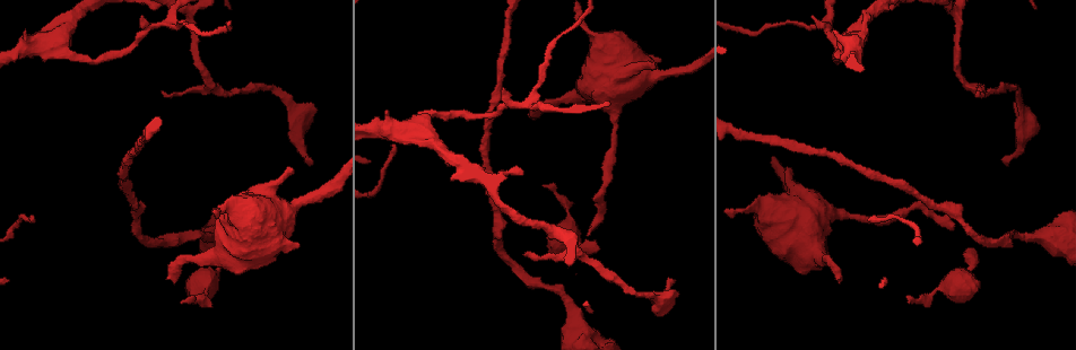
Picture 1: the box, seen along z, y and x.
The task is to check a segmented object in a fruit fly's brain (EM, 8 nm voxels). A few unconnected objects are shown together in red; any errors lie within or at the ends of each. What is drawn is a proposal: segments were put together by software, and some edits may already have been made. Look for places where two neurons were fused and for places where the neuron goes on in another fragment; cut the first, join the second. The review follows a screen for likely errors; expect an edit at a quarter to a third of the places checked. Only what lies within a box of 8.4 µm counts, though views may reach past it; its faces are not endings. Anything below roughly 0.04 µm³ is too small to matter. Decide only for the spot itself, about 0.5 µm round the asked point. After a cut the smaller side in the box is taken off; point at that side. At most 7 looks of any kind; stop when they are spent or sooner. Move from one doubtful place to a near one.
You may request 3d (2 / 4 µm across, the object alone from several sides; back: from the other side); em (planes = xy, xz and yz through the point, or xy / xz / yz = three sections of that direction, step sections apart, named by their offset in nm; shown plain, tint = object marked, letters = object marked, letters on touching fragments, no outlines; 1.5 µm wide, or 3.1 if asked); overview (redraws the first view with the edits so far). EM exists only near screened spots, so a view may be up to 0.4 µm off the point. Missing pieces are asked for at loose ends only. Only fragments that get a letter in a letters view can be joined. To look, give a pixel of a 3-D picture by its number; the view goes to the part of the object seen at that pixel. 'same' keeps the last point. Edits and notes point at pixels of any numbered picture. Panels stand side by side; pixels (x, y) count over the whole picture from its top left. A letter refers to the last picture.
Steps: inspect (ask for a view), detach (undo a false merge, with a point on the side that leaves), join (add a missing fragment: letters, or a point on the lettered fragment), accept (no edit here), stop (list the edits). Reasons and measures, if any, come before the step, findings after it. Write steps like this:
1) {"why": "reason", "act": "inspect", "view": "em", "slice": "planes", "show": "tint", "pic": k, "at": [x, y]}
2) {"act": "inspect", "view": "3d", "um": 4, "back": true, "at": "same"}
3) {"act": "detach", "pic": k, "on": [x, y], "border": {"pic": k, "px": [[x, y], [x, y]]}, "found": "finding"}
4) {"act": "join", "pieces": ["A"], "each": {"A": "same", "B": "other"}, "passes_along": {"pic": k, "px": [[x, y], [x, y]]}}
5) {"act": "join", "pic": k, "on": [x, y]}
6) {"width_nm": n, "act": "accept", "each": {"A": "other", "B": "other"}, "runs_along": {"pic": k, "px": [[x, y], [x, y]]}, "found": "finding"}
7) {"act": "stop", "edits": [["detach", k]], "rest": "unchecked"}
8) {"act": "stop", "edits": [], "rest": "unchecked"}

{"why": "long arm stops here", "act": "inspect", "view": "em", "slice": "planes", "show": "plain", "pic": 1, "at": [311, 161]}

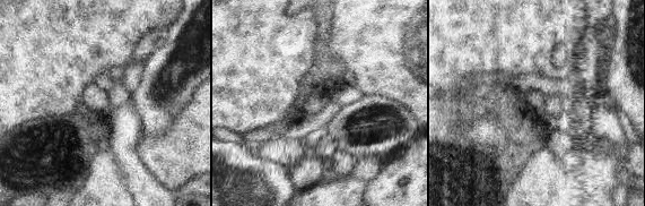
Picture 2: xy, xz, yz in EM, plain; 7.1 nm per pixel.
{"act": "inspect", "view": "em", "slice": "planes", "show": "letters", "at": "same"}

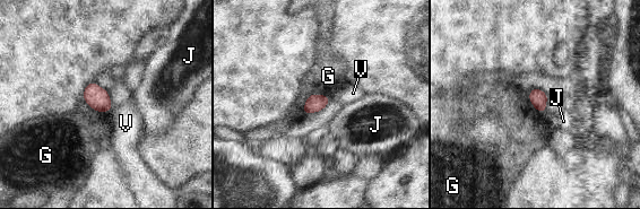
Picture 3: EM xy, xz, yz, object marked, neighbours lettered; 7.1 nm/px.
{"act": "accept", "each": {"G": "other", "J": "other", "V": "other"}, "border": {"pic": 3, "px": [[329, 97], [311, 94], [301, 113]]}, "found": "none of them fits"}

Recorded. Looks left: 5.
{"why": "free end", "act": "inspect", "view": "em", "slice": "yz", "step": 8, "show": "letters", "pic": 1, "at": [838, 279]}

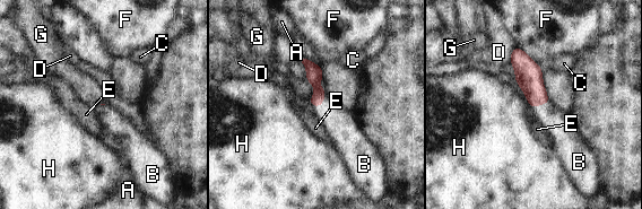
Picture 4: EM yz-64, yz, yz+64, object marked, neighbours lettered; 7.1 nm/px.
{"act": "inspect", "view": "em", "slice": "planes", "show": "letters", "at": "same"}

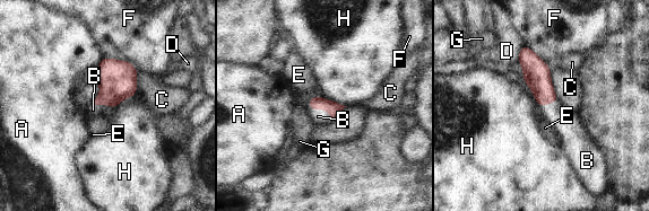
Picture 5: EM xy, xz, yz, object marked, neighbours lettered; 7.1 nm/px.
{"width_nm": 100, "act": "join", "pieces": ["B"], "each": {"A": "other", "B": "same", "C": "other", "D": "other", "E": "other", "F": "other", "G": "other", "H": "other"}, "passes_along": {"pic": 5, "px": [[316, 103], [321, 108], [318, 116]]}, "found": "it goes on there"}

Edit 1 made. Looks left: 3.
{"act": "inspect", "view": "overview"}

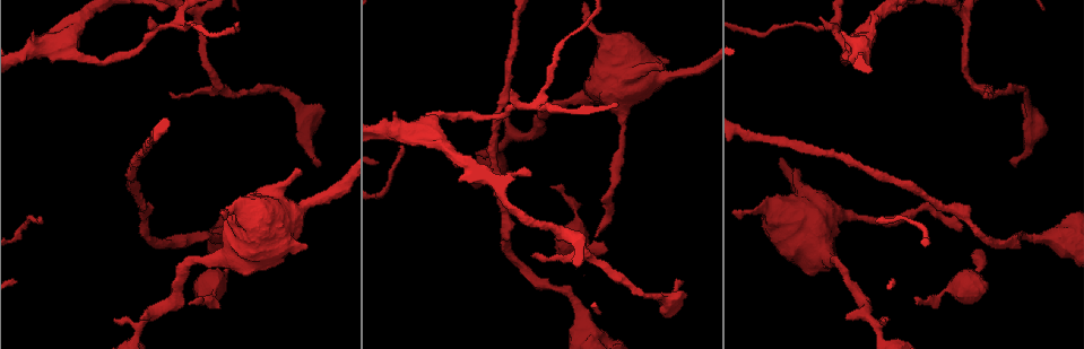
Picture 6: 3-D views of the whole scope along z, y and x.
{"why": "free end", "act": "inspect", "view": "3d", "um": 4, "pic": 6, "at": [915, 303]}

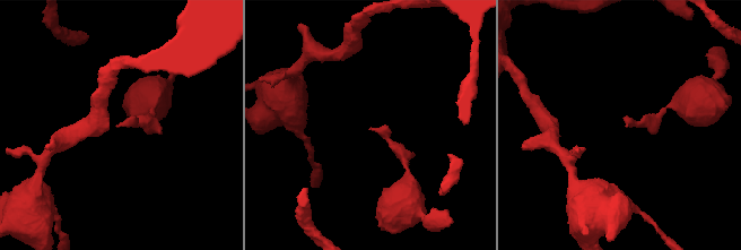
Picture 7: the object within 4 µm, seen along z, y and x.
{"act": "inspect", "view": "em", "slice": "xz", "step": 4, "show": "letters", "pic": 7, "at": [627, 125]}

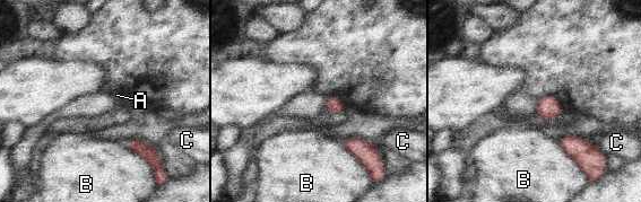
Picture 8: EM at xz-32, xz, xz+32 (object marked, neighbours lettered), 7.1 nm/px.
{"act": "accept", "each": {"A": "other", "B": "other", "C": "other"}, "border": {"pic": 8, "px": [[557, 141], [560, 147], [580, 169]]}, "found": "none of them fits"}

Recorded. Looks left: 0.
{"act": "stop", "edits": [["join", 5]], "rest": "unchecked"}

